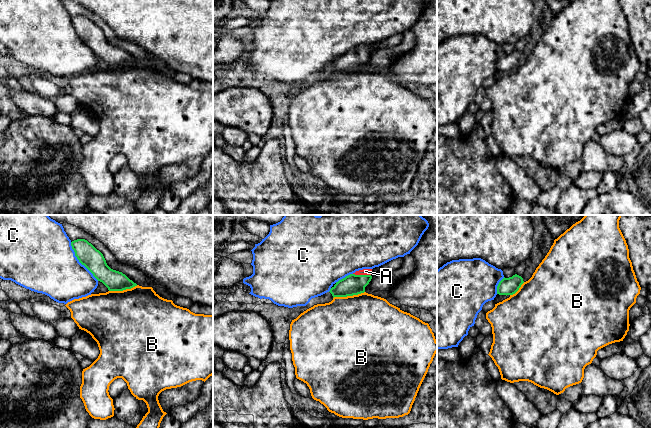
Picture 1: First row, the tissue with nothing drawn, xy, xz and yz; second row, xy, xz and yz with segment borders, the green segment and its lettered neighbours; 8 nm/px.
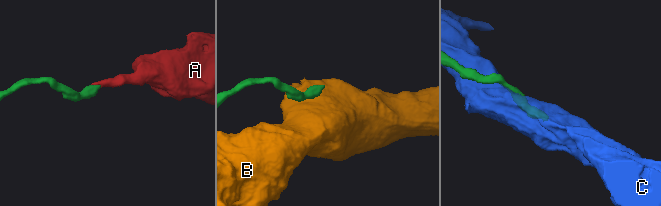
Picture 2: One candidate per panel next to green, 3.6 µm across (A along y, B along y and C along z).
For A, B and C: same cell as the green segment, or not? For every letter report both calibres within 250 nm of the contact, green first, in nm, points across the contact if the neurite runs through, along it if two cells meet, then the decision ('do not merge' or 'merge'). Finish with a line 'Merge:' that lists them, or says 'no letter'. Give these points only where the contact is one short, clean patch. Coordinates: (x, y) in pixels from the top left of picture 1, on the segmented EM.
A: calibres 160 and 50 nm; merge
B: calibres 160 and 480 nm; border xz (364, 291), (358, 294), (335, 296), (333, 298); do not merge
C: calibres 170 and 460 nm; do not merge
Merge: A

